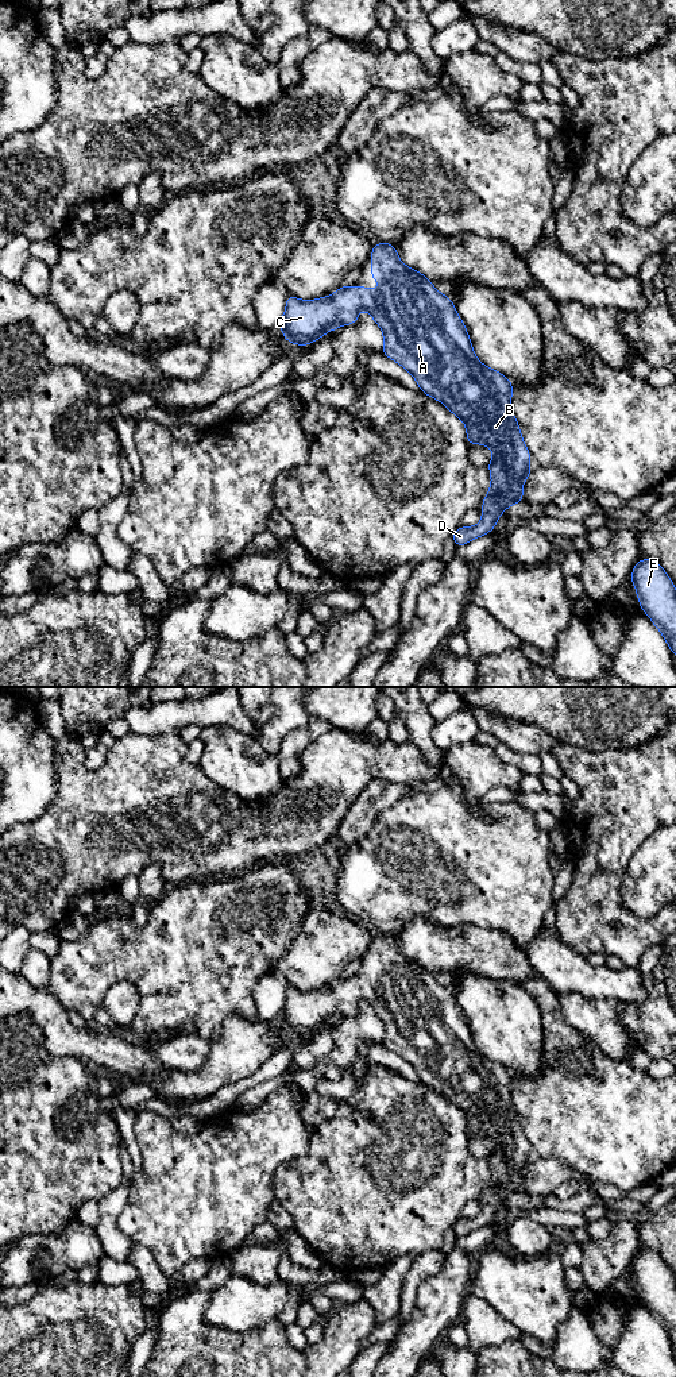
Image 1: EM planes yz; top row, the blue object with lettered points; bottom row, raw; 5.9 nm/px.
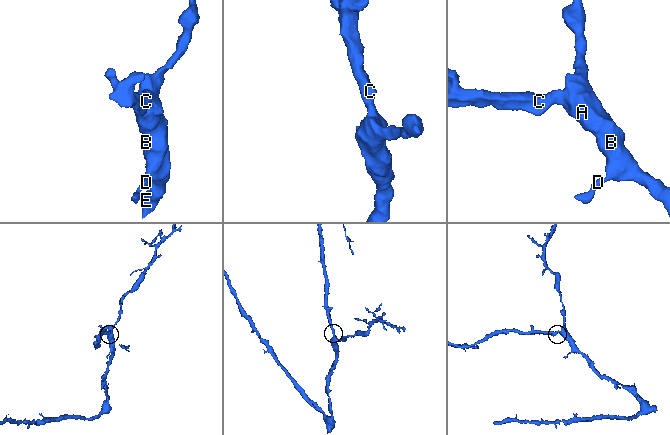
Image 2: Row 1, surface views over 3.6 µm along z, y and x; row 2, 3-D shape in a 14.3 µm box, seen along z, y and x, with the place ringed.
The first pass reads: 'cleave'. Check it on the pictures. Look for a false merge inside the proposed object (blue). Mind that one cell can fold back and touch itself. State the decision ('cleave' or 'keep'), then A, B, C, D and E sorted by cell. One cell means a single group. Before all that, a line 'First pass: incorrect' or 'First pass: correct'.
First pass: incorrect
keep; A B C D E

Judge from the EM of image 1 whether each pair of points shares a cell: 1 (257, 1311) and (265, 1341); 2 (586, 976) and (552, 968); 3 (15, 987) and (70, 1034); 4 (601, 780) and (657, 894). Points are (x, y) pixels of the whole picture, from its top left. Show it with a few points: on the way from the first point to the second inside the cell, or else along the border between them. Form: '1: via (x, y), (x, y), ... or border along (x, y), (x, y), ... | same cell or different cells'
1: border along (275, 1319), (255, 1329), (230, 1330) | different cells
2: via (578, 975), (560, 971) | same cell
3: via (29, 1001), (34, 1002), (57, 1025) | same cell
4: border along (657, 829), (633, 855), (621, 880) | different cells

